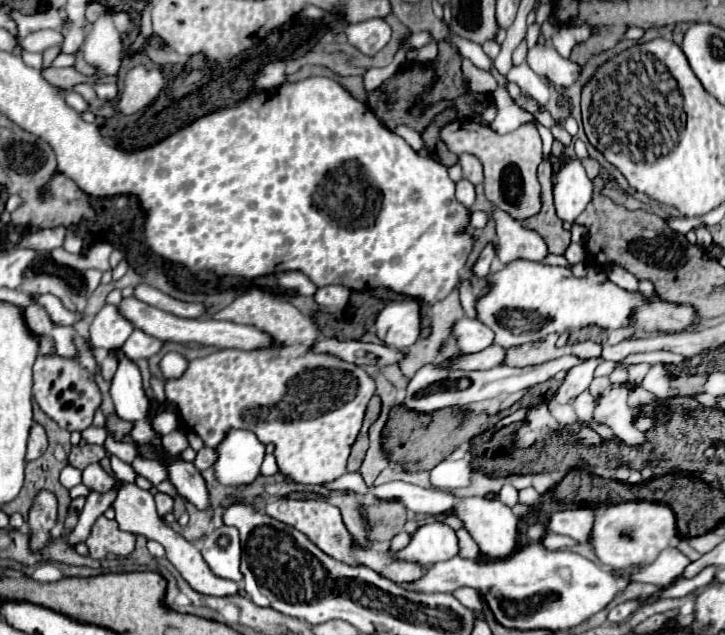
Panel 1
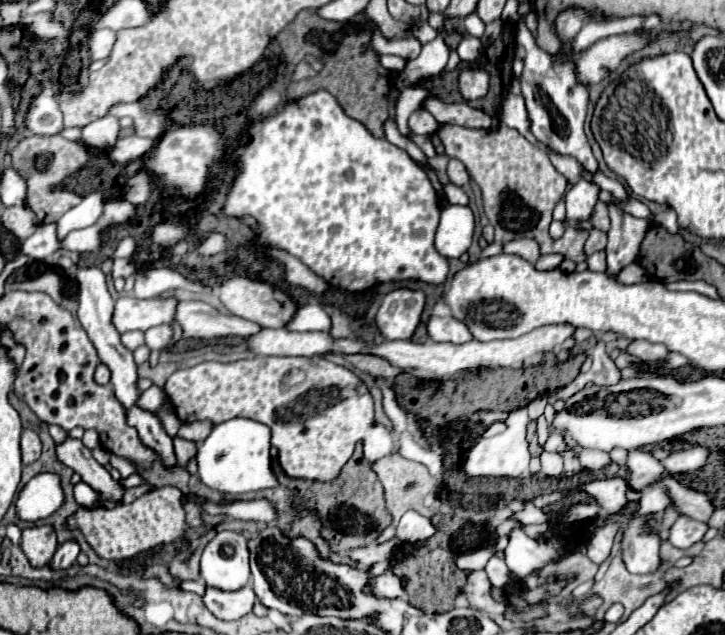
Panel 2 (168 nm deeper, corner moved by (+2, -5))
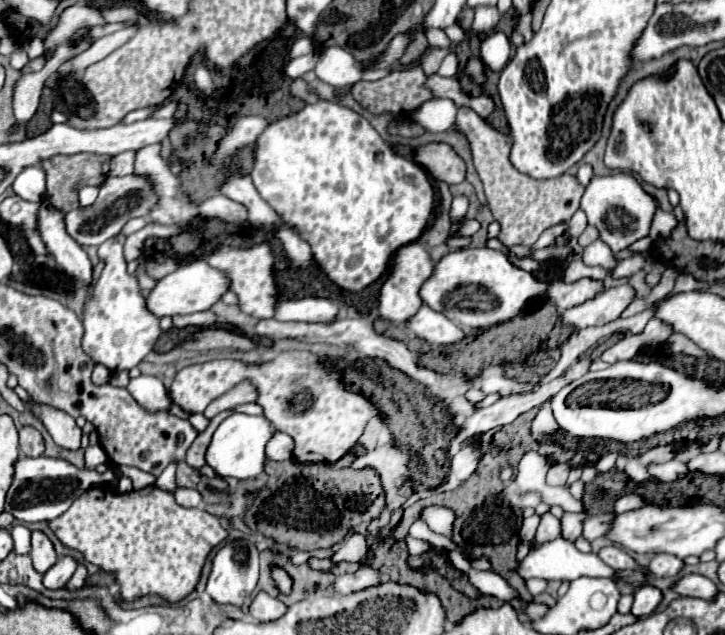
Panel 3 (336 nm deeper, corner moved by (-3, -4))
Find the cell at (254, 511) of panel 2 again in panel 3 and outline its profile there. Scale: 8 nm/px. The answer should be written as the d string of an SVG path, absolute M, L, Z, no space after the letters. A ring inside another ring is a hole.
M178 487L174 491L174 497L182 507L198 507L202 501L202 495L192 488Z

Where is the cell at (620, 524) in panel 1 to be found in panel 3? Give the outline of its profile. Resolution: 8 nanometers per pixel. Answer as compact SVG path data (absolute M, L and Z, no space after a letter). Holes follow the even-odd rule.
M668 553L656 555L648 565L650 573L656 577L674 577L682 571L682 567L684 567L684 561L678 559L676 555L668 555Z

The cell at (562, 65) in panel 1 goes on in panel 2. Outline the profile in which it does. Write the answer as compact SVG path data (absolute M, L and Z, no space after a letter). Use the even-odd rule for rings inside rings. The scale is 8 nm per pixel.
M621 34L595 42L589 50L583 50L577 56L577 80L581 84L597 84L609 76L611 70L631 52L643 48L649 42L649 36Z

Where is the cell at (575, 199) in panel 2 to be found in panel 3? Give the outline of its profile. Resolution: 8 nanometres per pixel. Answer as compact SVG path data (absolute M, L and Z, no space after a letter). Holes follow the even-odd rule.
M612 173L606 177L592 177L590 185L584 191L580 207L586 211L588 223L600 231L600 239L614 253L618 253L618 251L628 249L630 243L634 243L650 233L652 219L658 211L658 199L652 197L650 193L646 193L634 175Z

